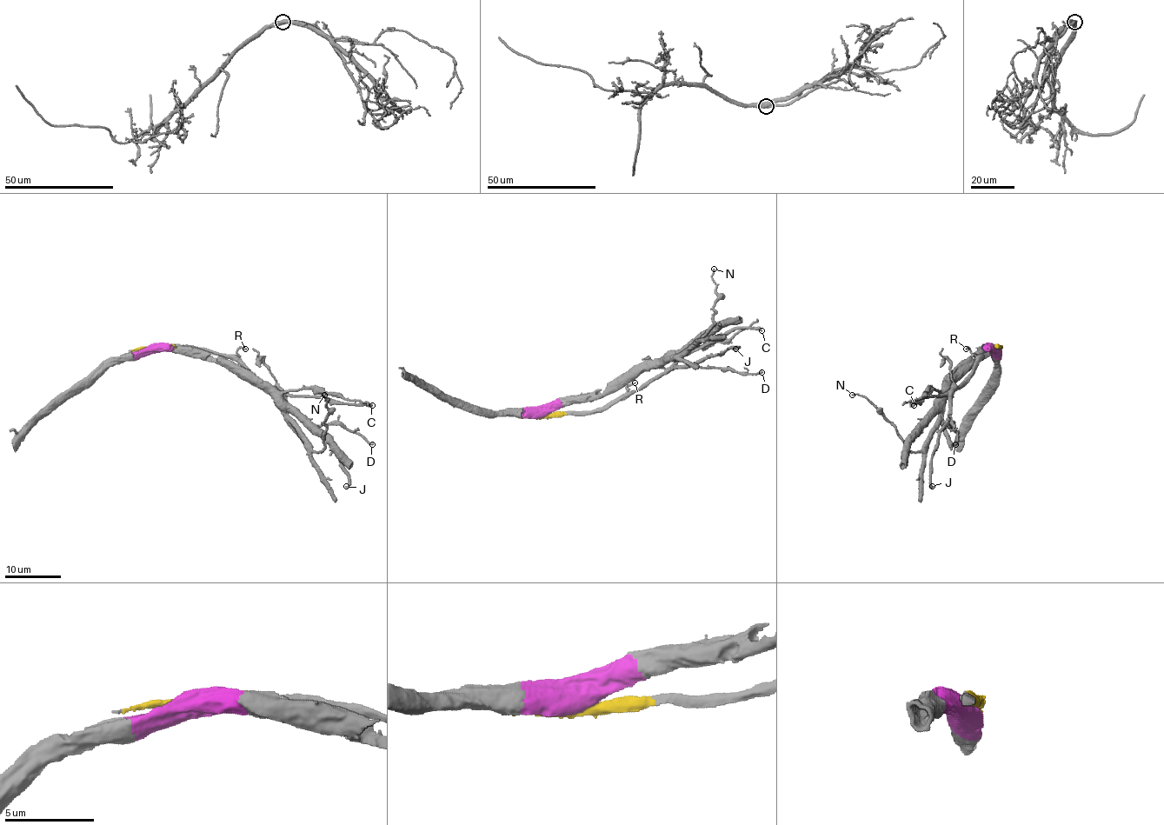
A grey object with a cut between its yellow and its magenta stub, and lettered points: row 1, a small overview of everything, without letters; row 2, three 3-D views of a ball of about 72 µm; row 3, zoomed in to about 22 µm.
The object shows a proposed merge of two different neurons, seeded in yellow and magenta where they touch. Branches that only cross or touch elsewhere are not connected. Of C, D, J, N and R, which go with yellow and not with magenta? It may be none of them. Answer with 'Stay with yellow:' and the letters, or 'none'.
Stay with yellow: C, D, J, R

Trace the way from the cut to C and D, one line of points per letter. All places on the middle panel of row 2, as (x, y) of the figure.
C: (542, 415), (595, 412), (627, 398), (650, 380), (665, 375), (680, 361), (736, 329), (761, 331)
D: (542, 415), (588, 414), (623, 399), (668, 370), (696, 364), (701, 368), (731, 368), (748, 373), (761, 371)

